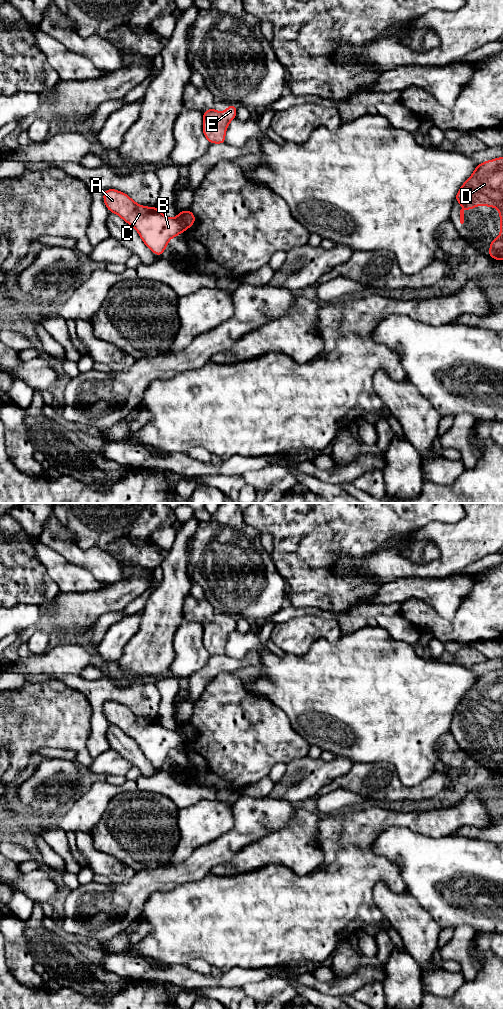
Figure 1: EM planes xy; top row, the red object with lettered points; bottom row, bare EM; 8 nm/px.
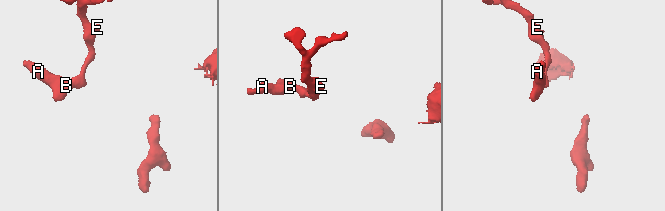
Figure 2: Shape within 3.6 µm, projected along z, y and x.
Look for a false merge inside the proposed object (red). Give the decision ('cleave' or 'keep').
cleave

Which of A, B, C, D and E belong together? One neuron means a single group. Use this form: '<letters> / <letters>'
A B C D / E

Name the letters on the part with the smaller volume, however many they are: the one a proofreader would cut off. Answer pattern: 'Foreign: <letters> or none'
Foreign: E

